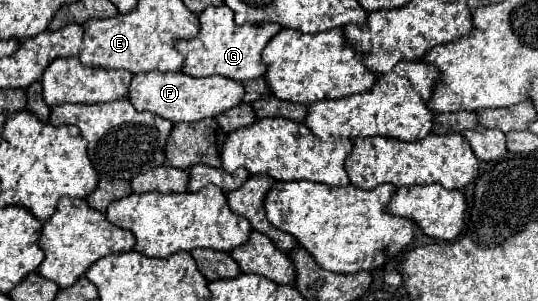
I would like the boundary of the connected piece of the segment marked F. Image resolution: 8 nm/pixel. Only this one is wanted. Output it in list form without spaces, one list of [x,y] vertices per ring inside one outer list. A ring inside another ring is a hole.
[[[149,71],[133,75],[127,99],[137,111],[149,111],[163,119],[169,119],[171,123],[193,123],[201,121],[205,117],[215,117],[223,113],[225,109],[231,109],[241,103],[243,97],[243,85],[221,77],[221,75],[209,75],[209,77],[191,77],[185,73],[161,73],[161,71]]]

